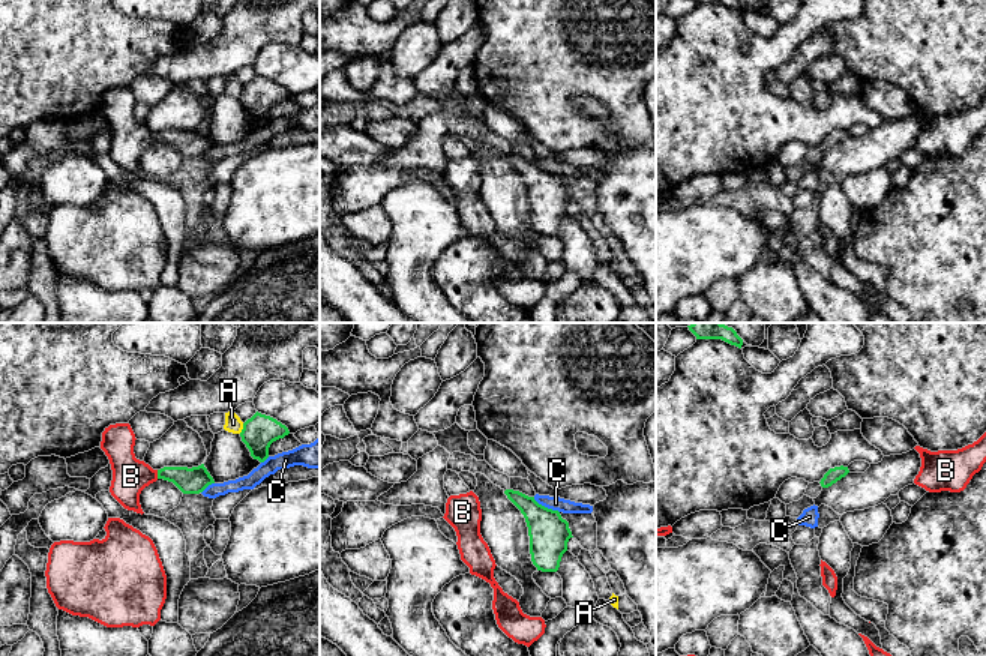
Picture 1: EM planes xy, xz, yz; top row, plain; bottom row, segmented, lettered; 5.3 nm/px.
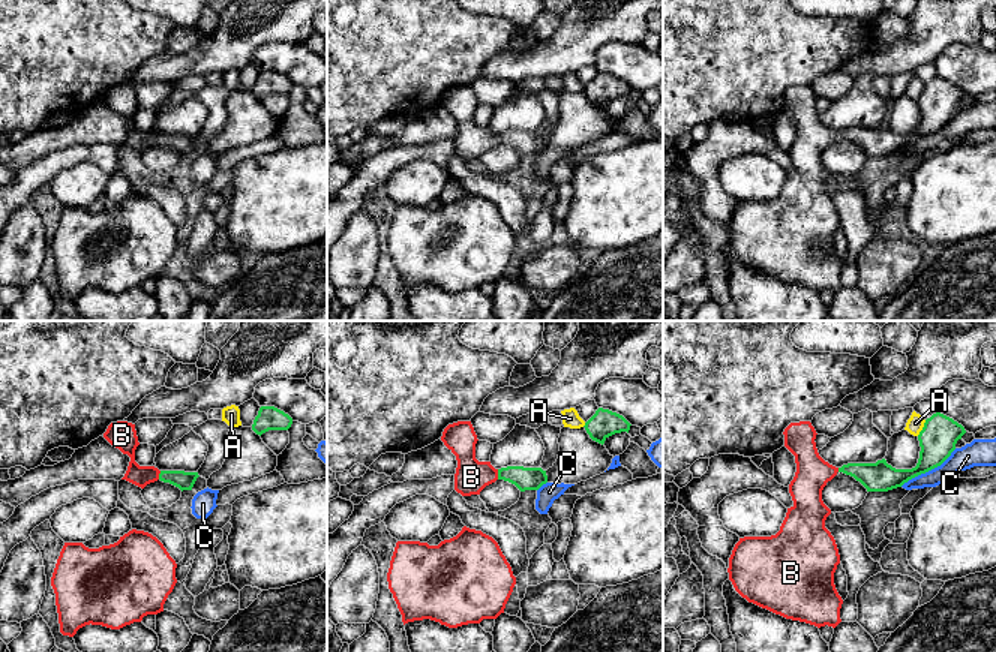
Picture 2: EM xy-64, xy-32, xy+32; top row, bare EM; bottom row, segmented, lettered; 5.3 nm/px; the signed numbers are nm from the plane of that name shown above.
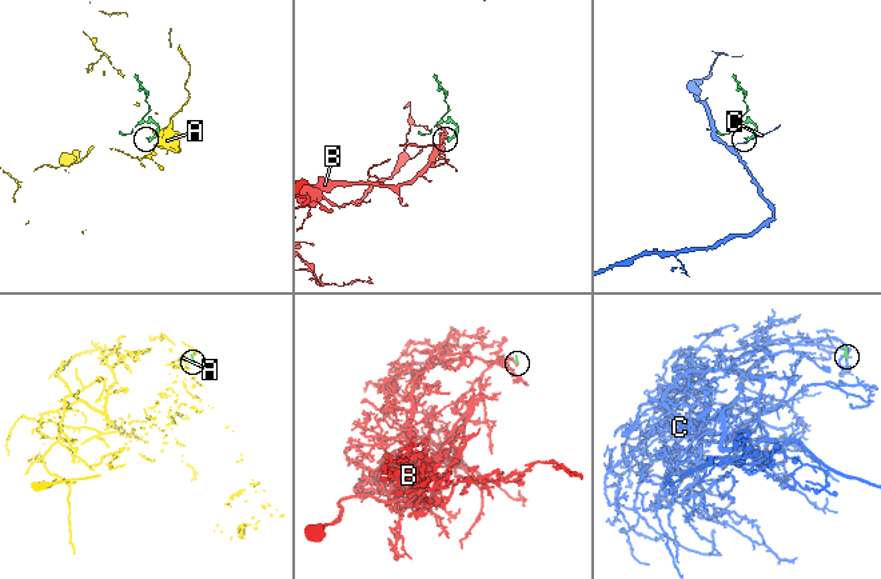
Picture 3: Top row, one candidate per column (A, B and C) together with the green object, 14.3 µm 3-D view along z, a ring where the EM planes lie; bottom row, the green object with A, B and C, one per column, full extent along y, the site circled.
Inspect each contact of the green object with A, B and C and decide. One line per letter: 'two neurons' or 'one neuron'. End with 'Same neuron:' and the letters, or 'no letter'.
A: two neurons
B: one neuron
C: two neurons
Same neuron: B

